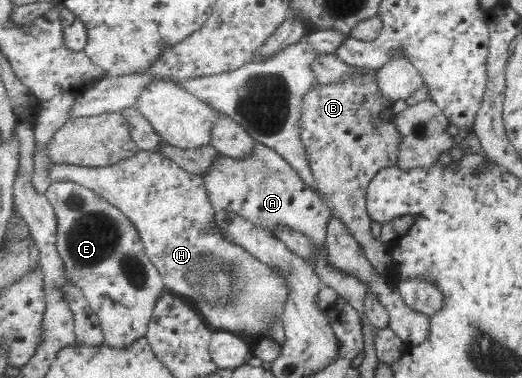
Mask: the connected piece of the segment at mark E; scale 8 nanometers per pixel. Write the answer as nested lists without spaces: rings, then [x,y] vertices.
[[[68,179],[51,181],[44,195],[54,209],[58,223],[56,248],[63,260],[63,272],[81,289],[96,313],[104,333],[104,344],[121,349],[145,336],[155,304],[167,289],[159,270],[147,258],[133,222],[97,192]]]

